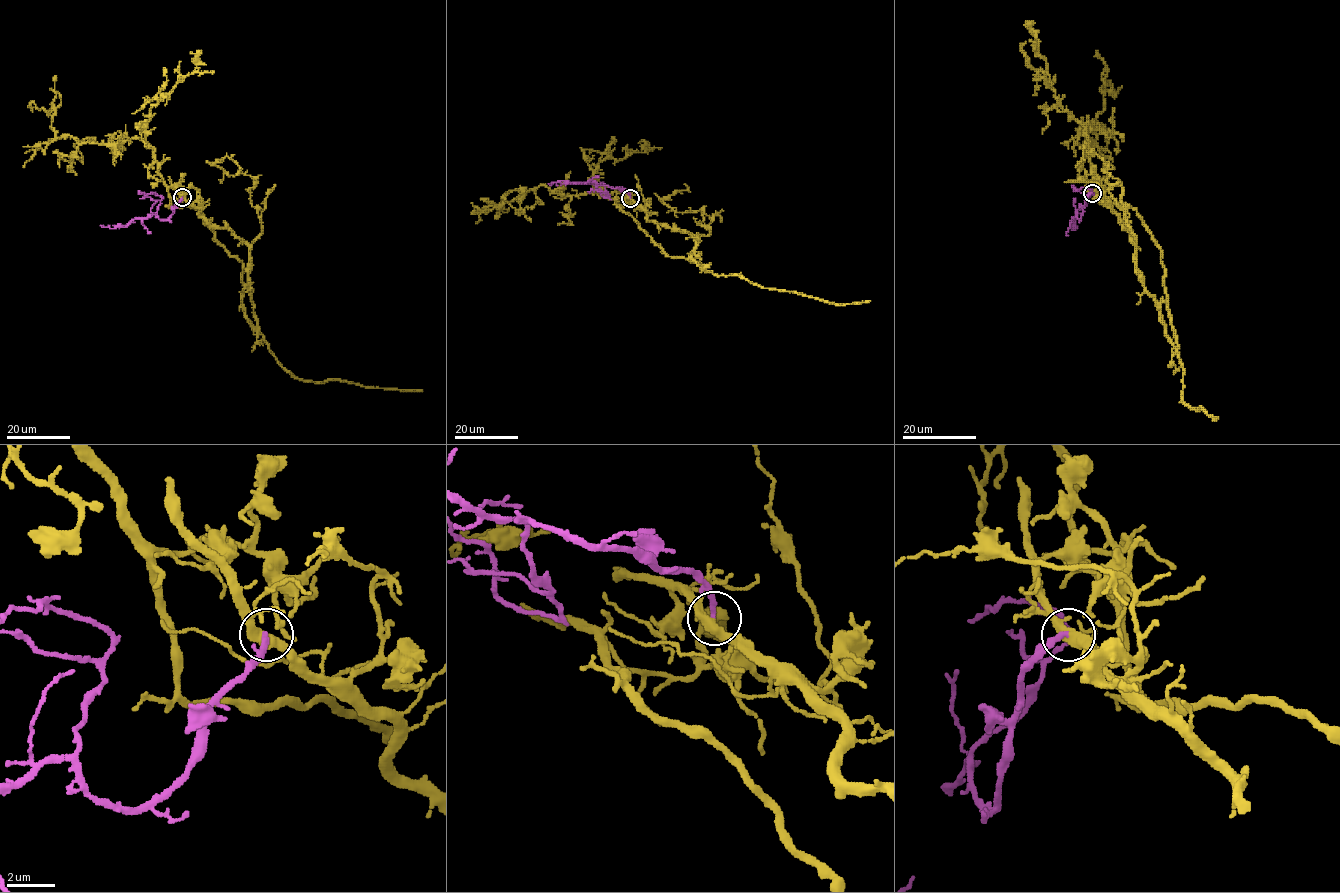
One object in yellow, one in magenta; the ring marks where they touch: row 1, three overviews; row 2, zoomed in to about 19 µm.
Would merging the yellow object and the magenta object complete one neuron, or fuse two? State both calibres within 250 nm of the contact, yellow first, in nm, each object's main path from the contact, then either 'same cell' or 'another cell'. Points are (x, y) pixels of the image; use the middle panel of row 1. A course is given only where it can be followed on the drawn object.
440/240 nm | yellow via (630, 198), (697, 235), (705, 270), (600, 193), (542, 185), (476, 223) | magenta via (630, 198), (627, 192), (591, 181), (548, 183) | same cell

